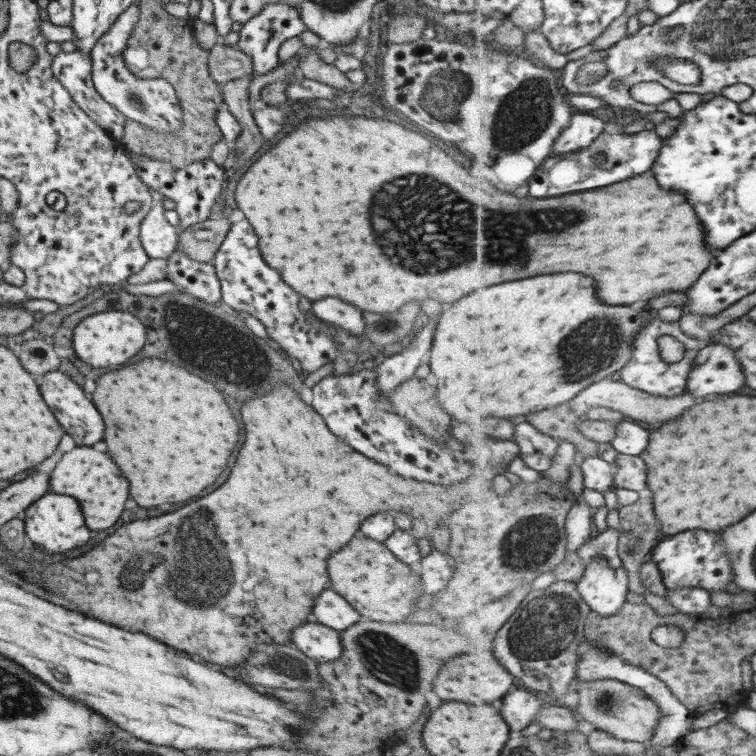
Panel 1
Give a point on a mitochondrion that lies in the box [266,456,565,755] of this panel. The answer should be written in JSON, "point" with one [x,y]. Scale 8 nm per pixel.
{"point":[384,658]}

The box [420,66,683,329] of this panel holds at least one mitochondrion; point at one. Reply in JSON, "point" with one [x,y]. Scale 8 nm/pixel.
{"point":[524,114]}

